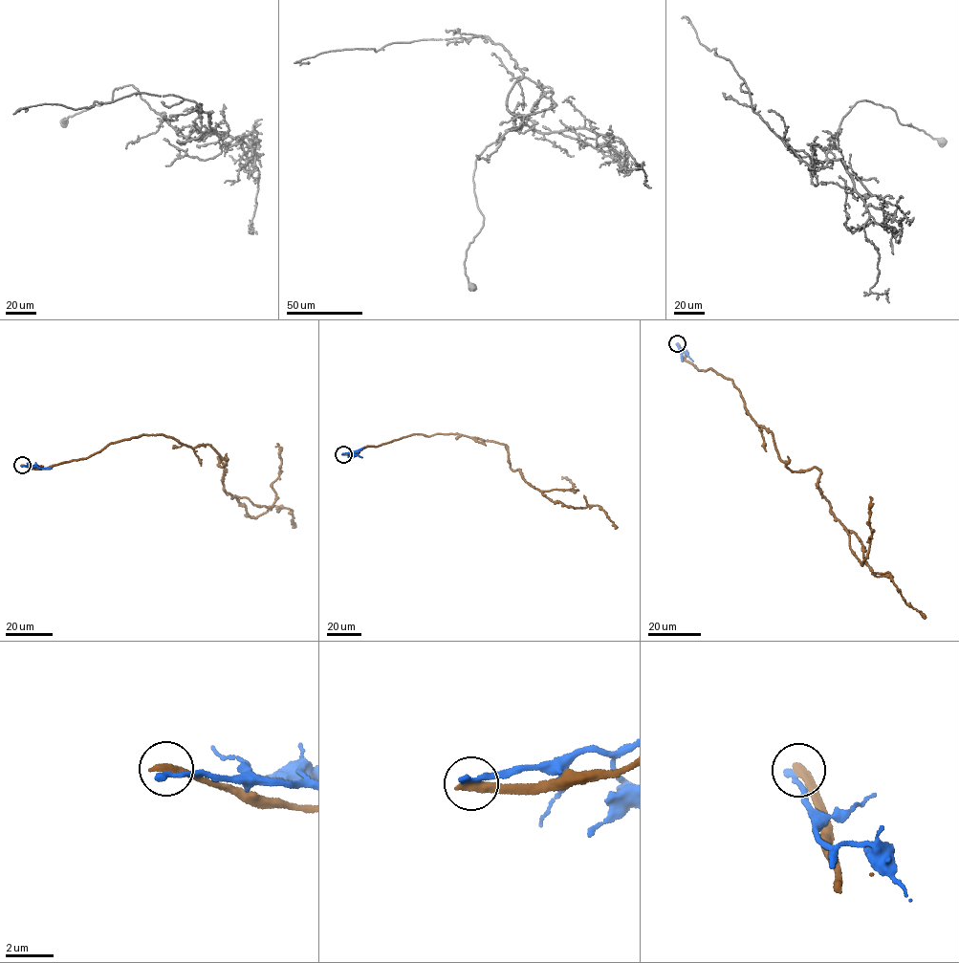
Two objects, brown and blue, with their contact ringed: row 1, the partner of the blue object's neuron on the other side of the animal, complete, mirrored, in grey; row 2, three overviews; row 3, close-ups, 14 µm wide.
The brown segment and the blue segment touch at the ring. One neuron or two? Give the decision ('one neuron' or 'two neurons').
two neurons

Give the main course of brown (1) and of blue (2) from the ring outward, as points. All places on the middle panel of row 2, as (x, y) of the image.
1: (343, 454), (418, 433), (462, 434), (503, 444), (510, 468), (546, 497), (574, 508), (599, 505), (615, 528)
2: (343, 453), (364, 448)

